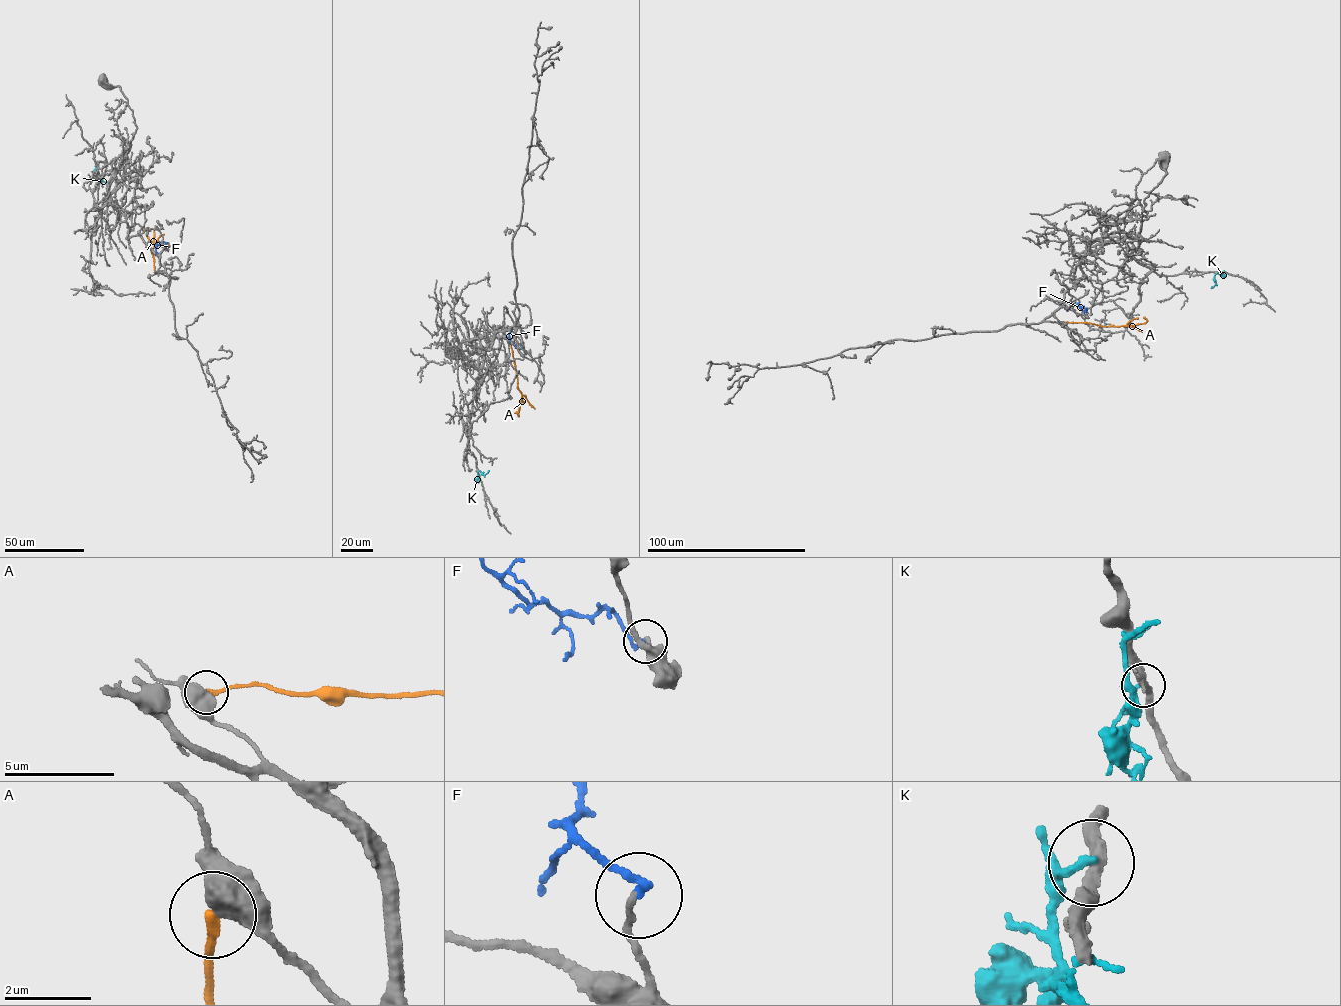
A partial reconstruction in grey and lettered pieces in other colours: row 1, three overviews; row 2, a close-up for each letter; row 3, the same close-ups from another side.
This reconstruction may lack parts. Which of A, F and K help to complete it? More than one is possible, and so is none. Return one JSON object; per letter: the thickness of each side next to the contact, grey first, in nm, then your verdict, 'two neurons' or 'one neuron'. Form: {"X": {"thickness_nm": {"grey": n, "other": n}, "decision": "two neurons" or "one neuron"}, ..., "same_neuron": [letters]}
{"A": {"thickness_nm": {"grey": 750, "other": 240}, "decision": "two neurons"}, "F": {"thickness_nm": {"grey": 140, "other": 170}, "decision": "two neurons"}, "K": {"thickness_nm": {"grey": 320, "other": 160}, "decision": "two neurons"}, "same_neuron": []}

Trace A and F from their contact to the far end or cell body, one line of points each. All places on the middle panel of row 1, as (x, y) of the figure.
A: (511, 344), (517, 388), (522, 395), (518, 416), (514, 413)
F: (525, 350), (510, 341), (511, 330)

